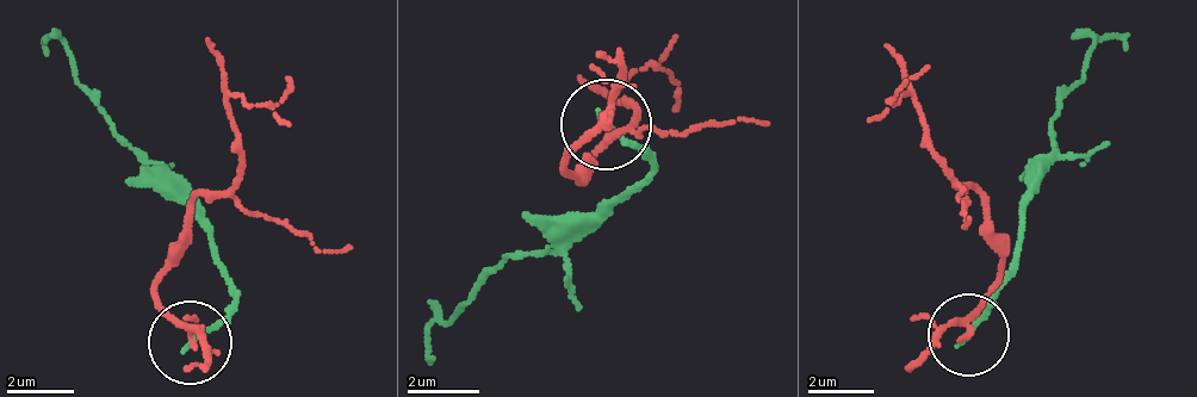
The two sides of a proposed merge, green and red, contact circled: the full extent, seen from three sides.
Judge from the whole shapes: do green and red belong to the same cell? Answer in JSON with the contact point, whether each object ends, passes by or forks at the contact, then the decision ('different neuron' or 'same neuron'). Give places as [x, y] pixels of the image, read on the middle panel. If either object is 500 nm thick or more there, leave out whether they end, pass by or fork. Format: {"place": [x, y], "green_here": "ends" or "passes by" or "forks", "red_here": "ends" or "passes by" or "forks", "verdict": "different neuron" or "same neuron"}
{"place": [606, 124], "green_here": "ends", "red_here": "forks", "verdict": "different neuron"}

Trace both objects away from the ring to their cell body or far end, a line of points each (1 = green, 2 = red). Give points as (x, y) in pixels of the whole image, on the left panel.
1: (187, 345), (234, 301), (215, 229), (181, 188), (111, 125), (57, 39), (44, 54)
2: (187, 345), (159, 266), (185, 215), (241, 168), (227, 106), (279, 104), (292, 75)

